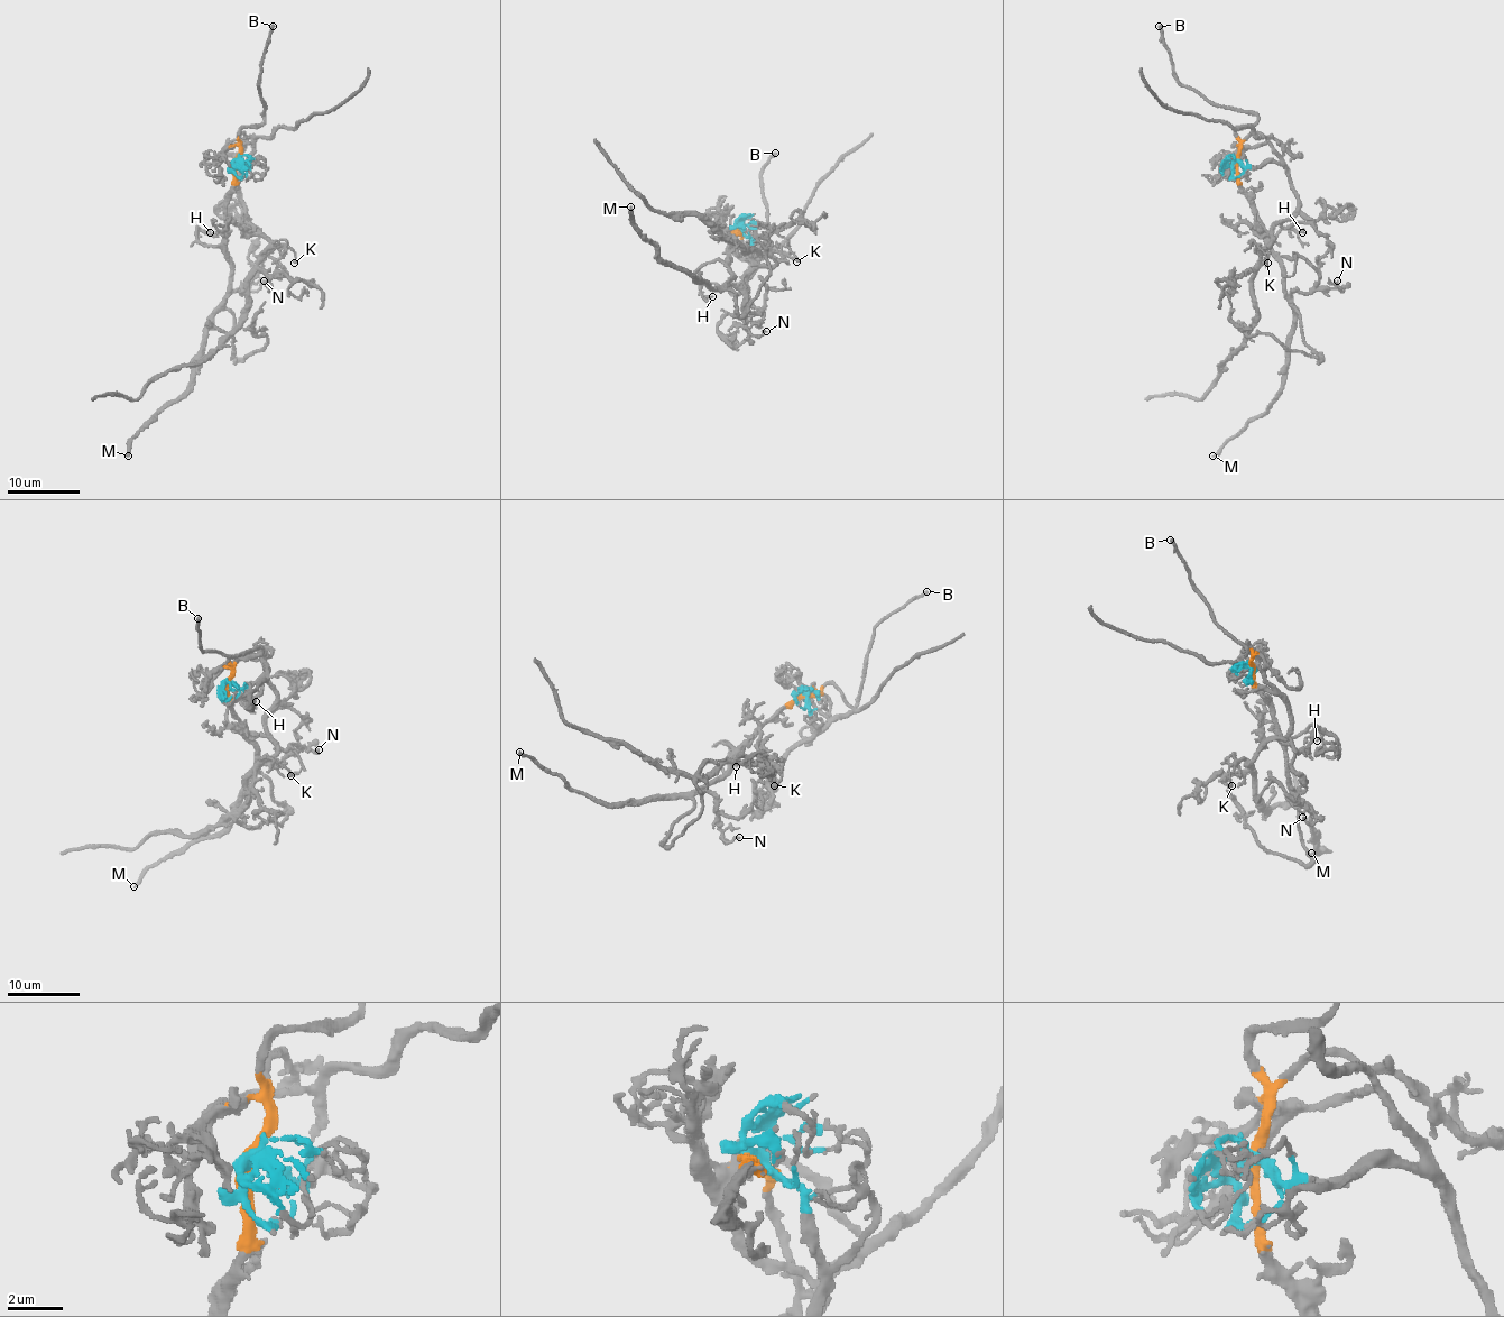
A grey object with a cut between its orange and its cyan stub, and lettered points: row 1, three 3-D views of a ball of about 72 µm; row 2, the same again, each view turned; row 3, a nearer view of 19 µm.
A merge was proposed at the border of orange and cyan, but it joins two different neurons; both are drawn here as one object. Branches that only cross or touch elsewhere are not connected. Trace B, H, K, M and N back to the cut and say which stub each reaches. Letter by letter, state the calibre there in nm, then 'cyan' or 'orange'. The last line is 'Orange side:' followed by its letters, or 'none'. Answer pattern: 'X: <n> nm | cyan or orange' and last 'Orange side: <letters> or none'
B: 260 nm | orange
H: 80 nm | orange
K: 180 nm | cyan
M: 280 nm | orange
N: 160 nm | orange
Orange side: B, H, M, N

